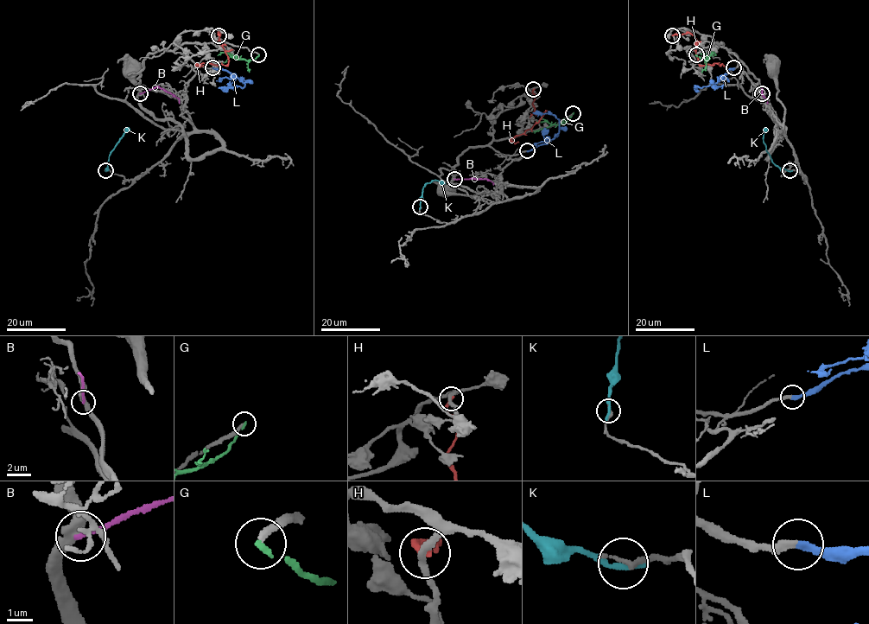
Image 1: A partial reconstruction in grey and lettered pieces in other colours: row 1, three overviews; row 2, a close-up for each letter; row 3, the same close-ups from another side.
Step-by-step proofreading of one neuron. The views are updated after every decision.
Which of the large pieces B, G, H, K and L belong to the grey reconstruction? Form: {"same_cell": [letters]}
{"same_cell": ["L"]}

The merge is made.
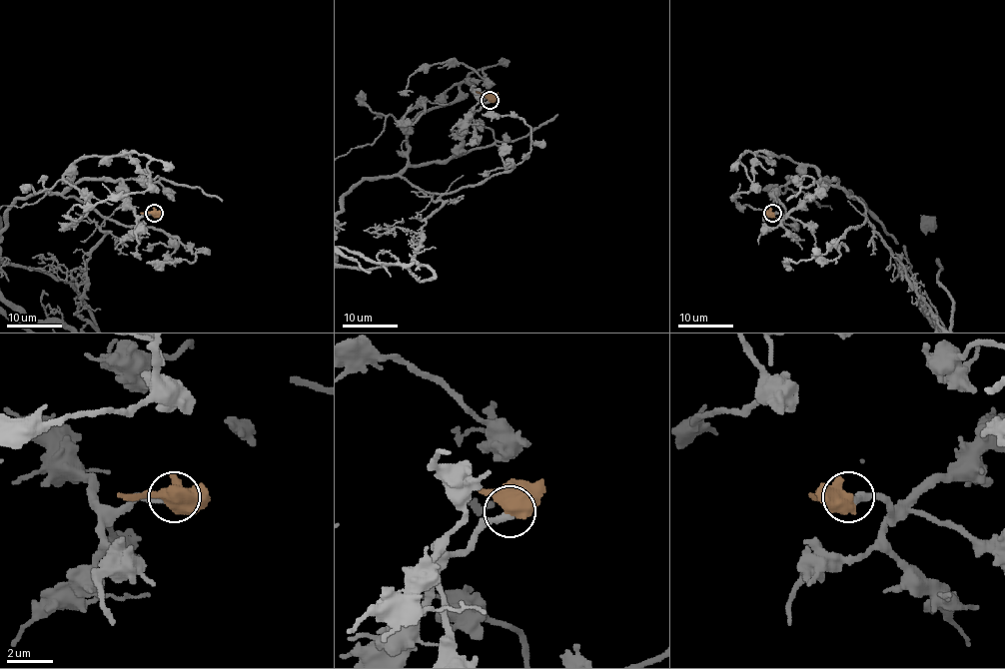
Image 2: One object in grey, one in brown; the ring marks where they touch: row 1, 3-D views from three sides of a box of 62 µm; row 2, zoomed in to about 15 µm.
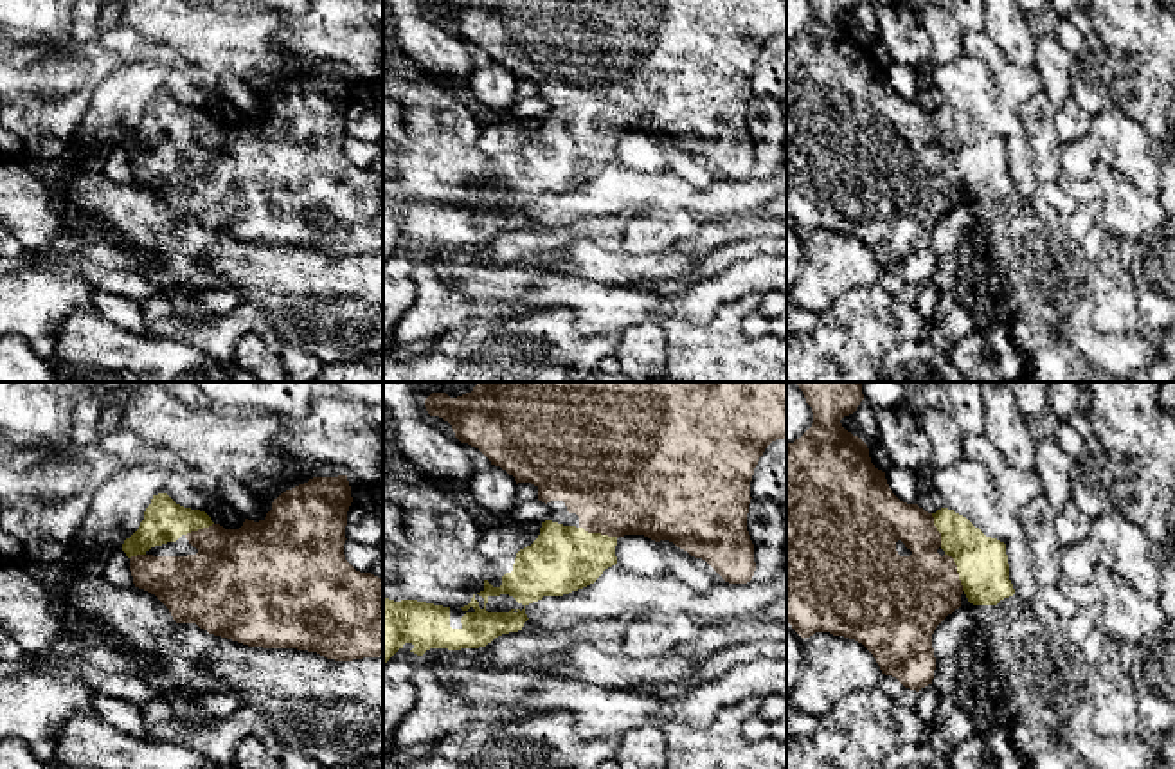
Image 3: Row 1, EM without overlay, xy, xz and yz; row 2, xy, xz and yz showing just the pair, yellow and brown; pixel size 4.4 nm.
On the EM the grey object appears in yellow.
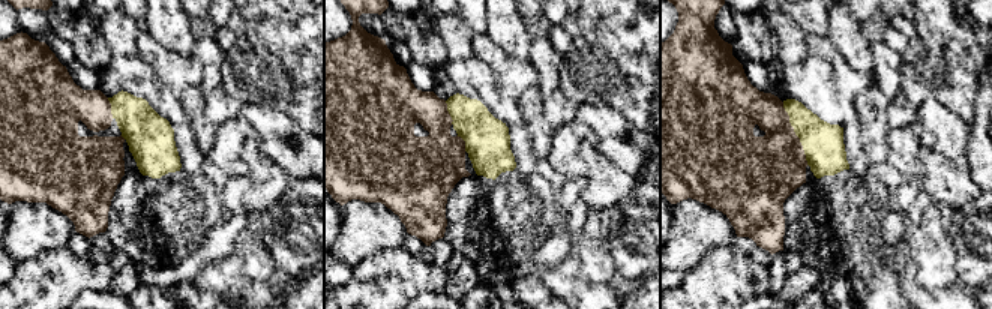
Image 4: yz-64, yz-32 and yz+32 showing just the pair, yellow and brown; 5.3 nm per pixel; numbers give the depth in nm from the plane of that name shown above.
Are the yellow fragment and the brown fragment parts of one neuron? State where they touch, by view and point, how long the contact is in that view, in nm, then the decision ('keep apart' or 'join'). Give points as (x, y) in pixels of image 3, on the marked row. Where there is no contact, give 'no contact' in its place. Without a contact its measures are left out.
contact yz (958, 571); length 190 nm; join

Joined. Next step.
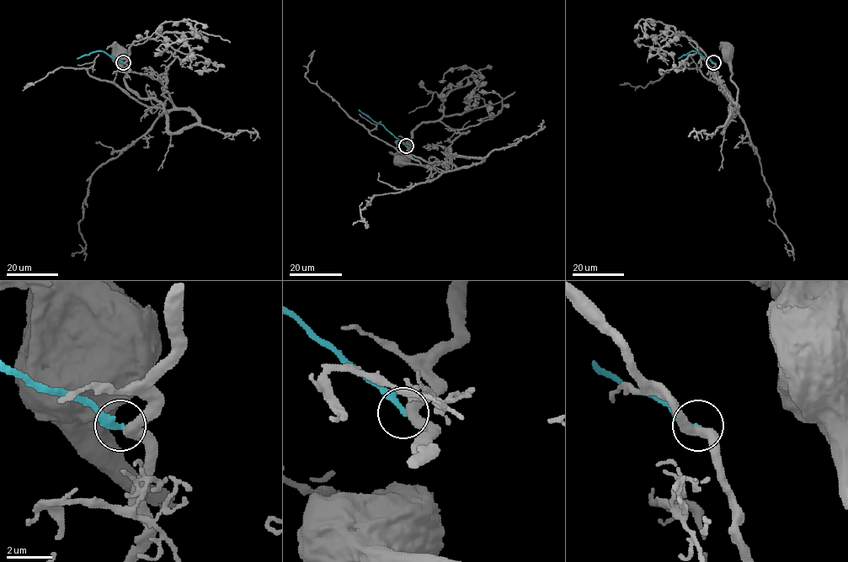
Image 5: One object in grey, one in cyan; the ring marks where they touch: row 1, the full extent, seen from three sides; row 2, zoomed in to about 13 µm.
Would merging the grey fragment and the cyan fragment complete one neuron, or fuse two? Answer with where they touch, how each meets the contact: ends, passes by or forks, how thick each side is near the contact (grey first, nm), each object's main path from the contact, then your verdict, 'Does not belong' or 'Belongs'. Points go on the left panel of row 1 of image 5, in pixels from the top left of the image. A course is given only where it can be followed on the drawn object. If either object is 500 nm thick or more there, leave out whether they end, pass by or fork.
Place: (123, 62). At the ring grey passes by. At the ring cyan ends. Thickness 420 nm (grey) against 240 nm. Course of grey: (123, 63), (130, 88), (156, 106), (173, 108), (165, 87), (158, 80), (128, 71), (119, 53). Course of cyan: (123, 62), (103, 51), (92, 52), (77, 58). Does not belong

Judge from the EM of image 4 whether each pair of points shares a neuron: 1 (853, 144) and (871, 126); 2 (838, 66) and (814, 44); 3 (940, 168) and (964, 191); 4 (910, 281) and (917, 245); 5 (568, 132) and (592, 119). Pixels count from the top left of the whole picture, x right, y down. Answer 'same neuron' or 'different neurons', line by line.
1: different neurons
2: same neuron
3: same neuron
4: different neurons
5: different neurons

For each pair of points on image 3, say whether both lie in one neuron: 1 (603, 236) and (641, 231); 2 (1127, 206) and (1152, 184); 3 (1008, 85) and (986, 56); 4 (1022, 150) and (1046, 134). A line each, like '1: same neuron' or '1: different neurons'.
1: different neurons
2: different neurons
3: same neuron
4: different neurons

